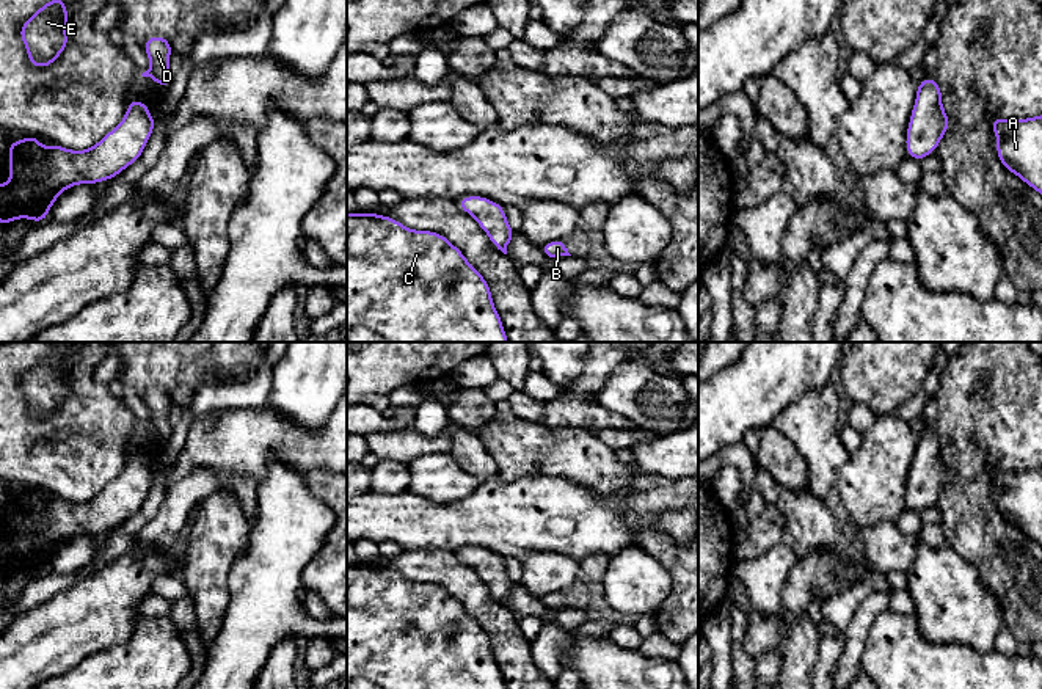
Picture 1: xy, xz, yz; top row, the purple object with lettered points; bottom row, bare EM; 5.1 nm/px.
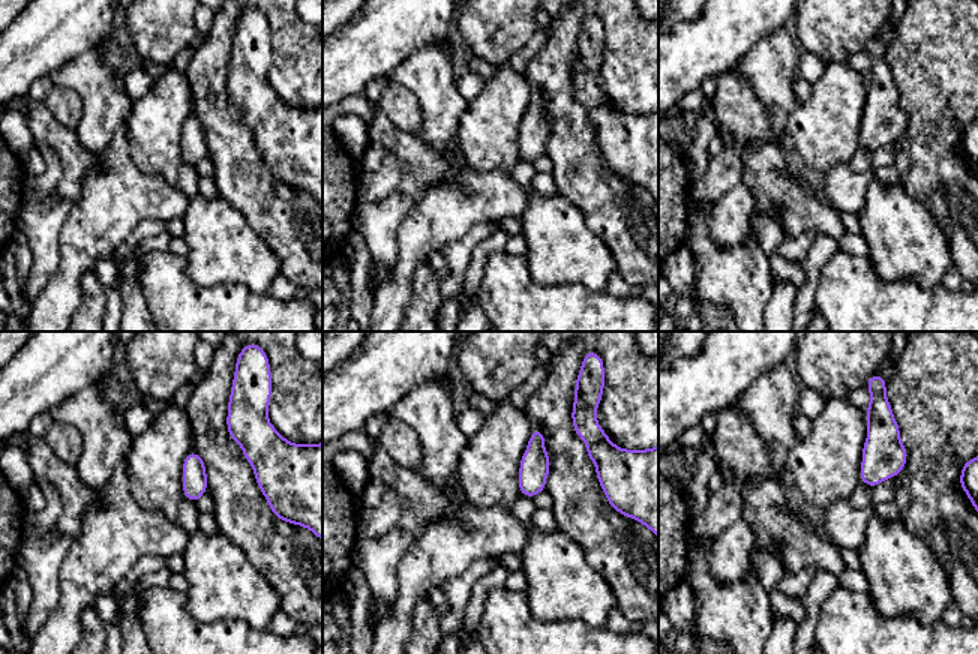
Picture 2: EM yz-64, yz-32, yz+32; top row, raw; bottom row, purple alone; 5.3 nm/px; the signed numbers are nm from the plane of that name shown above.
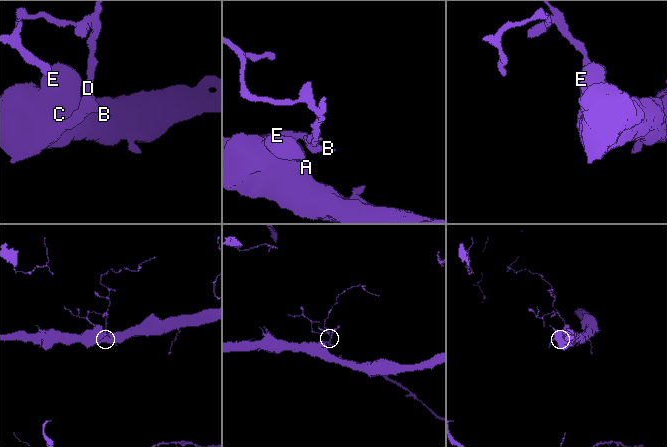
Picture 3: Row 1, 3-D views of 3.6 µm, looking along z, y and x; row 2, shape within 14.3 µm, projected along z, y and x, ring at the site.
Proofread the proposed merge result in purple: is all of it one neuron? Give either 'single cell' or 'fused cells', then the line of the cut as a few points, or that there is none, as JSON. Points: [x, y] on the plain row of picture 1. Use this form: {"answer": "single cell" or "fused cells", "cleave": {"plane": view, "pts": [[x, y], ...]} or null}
{"answer": "single cell", "cleave": null}

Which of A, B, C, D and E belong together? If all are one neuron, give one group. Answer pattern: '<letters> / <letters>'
A B C D E

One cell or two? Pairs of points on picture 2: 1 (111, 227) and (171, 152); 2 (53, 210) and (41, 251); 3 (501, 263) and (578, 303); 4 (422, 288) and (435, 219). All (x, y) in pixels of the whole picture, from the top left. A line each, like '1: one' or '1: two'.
1: two
2: one
3: one
4: two

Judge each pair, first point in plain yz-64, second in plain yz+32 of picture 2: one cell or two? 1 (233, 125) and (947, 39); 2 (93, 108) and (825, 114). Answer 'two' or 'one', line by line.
1: one
2: two

